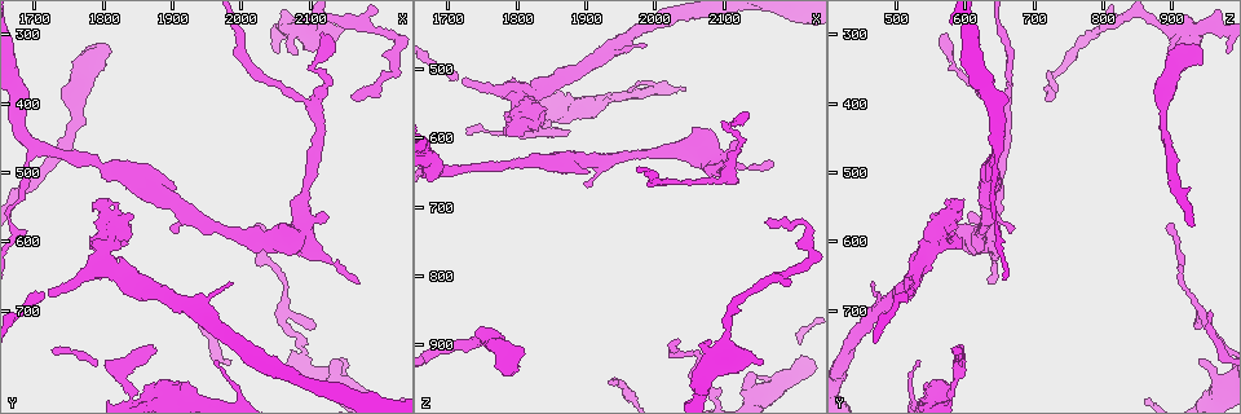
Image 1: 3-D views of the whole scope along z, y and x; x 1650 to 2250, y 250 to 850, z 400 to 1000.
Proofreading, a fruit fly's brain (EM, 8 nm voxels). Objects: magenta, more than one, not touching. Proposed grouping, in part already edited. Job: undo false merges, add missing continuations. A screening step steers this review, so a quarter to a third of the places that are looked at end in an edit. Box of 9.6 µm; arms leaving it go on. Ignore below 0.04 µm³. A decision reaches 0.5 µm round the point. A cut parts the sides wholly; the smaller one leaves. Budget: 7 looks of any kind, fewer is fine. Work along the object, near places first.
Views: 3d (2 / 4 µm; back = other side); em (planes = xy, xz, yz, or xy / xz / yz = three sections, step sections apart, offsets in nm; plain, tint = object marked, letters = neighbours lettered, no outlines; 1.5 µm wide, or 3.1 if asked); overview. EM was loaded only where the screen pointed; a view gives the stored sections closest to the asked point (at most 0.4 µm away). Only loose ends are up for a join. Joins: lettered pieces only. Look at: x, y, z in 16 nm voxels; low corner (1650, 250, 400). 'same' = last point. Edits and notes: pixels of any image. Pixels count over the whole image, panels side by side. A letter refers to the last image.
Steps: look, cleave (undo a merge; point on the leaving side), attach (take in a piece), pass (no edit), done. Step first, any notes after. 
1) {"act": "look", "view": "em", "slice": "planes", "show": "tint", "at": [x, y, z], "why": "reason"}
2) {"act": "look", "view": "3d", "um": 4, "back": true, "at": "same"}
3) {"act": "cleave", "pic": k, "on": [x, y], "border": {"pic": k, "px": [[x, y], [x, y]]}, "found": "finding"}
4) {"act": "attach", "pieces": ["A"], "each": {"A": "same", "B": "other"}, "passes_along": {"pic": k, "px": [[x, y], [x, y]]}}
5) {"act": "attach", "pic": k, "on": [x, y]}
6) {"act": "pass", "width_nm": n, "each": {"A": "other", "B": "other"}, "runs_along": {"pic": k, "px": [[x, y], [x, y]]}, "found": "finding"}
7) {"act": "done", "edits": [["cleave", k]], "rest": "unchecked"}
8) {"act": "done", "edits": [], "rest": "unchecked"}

{"act": "look", "view": "em", "slice": "planes", "show": "letters", "at": [1875, 755, 595], "why": "branch stops here"}

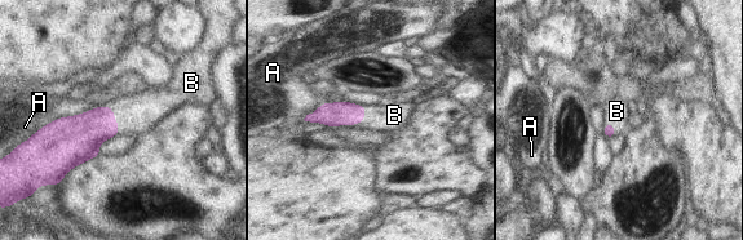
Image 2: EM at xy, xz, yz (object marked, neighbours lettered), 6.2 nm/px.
{"act": "attach", "pieces": ["B"], "each": {"A": "other", "B": "same"}, "passes_along": {"pic": 2, "px": [[331, 114], [354, 124], [390, 116]]}, "found": "it goes on there"}

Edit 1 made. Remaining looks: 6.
{"act": "look", "view": "3d", "um": 2, "at": [1900, 580, 670], "why": "free end"}

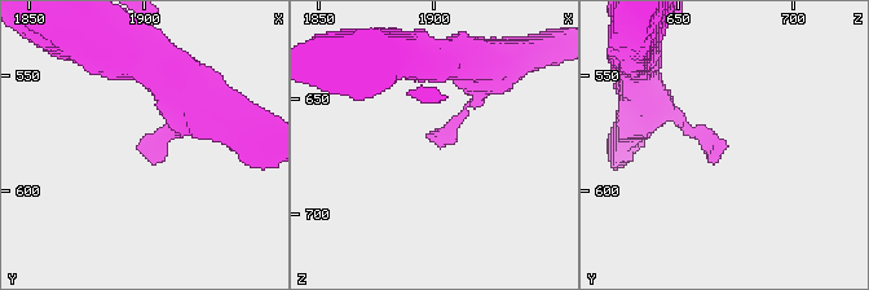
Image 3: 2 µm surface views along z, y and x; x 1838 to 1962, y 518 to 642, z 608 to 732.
{"act": "look", "view": "em", "slice": "xz", "step": 4, "show": "letters", "at": [1898, 582, 668]}

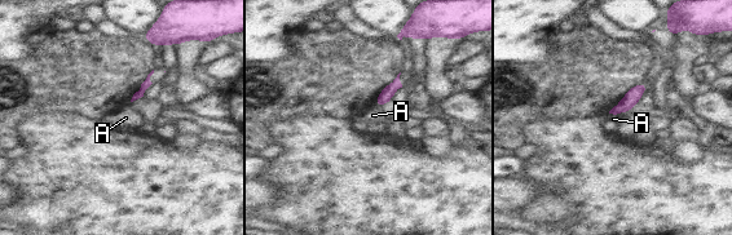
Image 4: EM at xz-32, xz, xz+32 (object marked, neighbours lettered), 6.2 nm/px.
{"act": "pass", "longest_contact_nm": ["A", 130], "each": {"A": "other"}, "found": "none of them fits"}

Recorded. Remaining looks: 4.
{"act": "look", "view": "em", "slice": "xy", "step": 4, "show": "letters", "at": [2030, 580, 890], "why": "free end"}

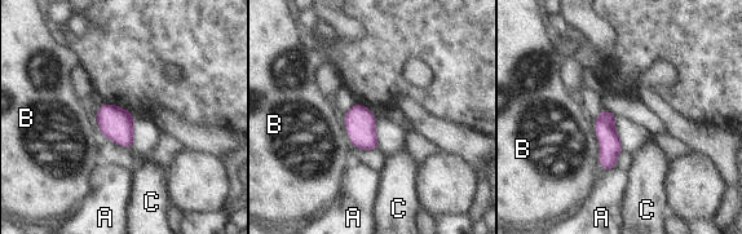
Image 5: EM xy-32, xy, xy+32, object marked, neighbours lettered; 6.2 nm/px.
{"act": "look", "view": "em", "slice": "planes", "show": "letters", "at": "same", "why": "another direction"}

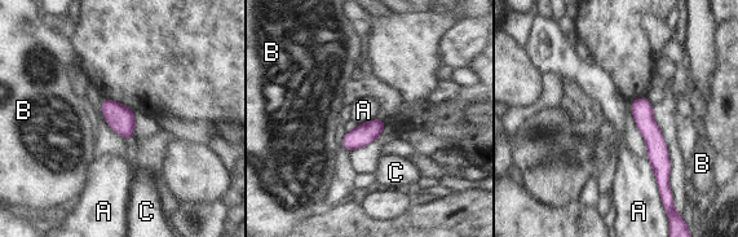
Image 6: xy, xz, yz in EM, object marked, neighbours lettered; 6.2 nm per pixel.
{"act": "pass", "each": {"A": "other", "B": "other", "C": "other"}, "runs_along": {"pic": 6, "px": [[636, 101], [657, 146], [659, 178]]}, "found": "no lettered piece goes on from it"}

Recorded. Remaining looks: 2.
{"act": "done", "edits": [["attach", 2]], "rest": "unchecked"}

